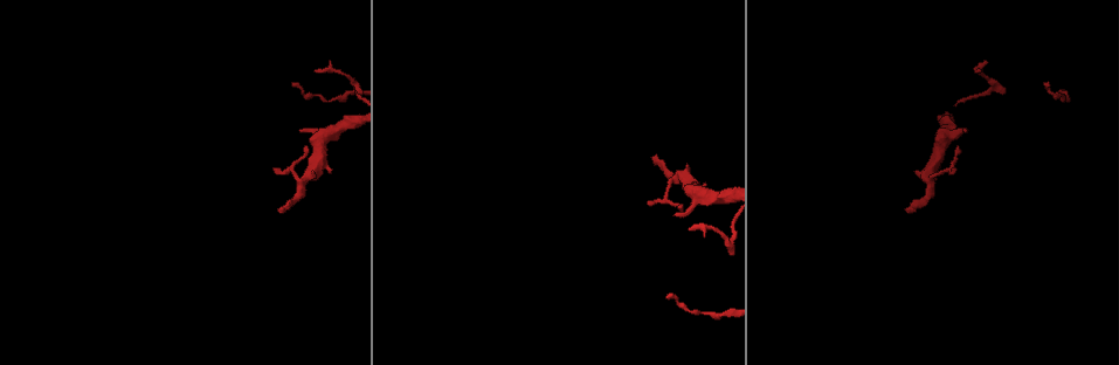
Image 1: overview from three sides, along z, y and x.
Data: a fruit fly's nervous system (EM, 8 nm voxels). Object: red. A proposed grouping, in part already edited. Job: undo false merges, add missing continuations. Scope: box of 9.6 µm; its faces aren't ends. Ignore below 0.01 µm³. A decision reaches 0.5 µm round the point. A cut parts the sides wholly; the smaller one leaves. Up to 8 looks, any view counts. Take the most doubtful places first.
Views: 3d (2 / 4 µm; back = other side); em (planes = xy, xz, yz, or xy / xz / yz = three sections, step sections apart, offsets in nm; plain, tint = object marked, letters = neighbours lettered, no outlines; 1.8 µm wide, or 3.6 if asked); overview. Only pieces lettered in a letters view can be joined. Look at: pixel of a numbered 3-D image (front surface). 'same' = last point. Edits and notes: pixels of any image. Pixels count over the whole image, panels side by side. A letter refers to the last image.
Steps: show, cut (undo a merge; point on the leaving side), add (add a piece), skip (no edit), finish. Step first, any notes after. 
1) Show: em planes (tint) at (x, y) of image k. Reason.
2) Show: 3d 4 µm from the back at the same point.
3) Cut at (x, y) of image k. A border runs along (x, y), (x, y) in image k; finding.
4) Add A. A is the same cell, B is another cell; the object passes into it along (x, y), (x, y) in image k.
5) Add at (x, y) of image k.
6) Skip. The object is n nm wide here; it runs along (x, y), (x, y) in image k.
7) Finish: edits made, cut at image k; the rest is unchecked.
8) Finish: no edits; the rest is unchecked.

Show: 3d 2 µm at (907, 212) of image 1. An open end.

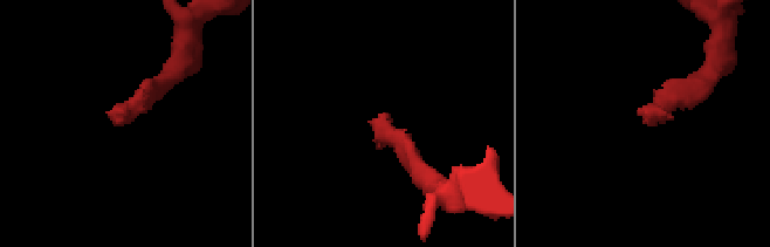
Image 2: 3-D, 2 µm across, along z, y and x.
Show: em xz step 8 (letters) at (382, 119) of image 2. Now the EM.

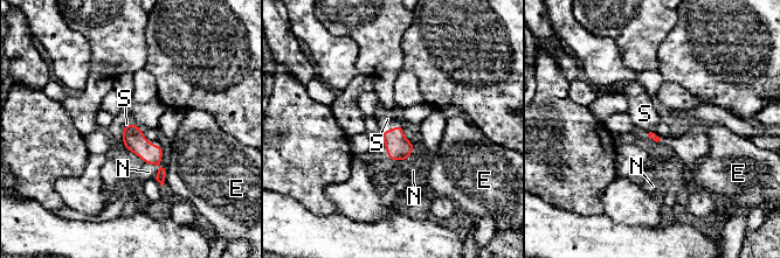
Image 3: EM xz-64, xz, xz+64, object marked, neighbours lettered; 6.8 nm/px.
Add at (387, 119) of image 3. S is the same cell, E and N are other cells; the object passes into it along (398, 147), (392, 130), (387, 119) in image 3; it goes on there.

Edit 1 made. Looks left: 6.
Show: em xz step 8 (letters) at (1050, 85) of image 1. Tapers out.

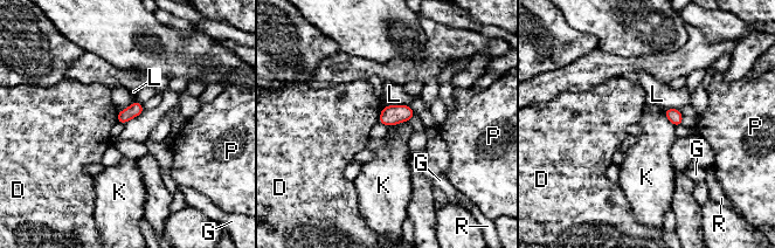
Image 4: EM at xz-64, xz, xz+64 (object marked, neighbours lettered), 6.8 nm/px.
Skip. D, G, K, L, P and R are other cells; a border runs along (664, 109), (664, 115), (676, 126) in image 4; no lettered piece goes on from it.

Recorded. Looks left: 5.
Show: em planes (tint) at (353, 84) of image 1. Abrupt turn.

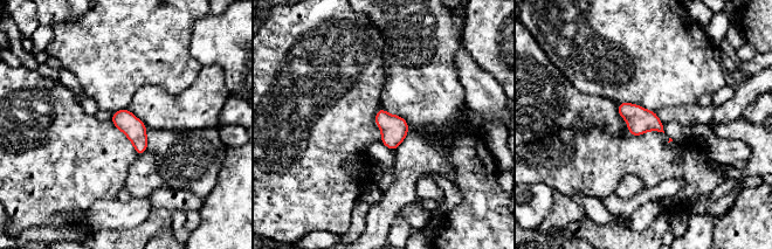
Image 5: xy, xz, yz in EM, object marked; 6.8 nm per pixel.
Show: em planes (letters) at the same point. See the neighbours.

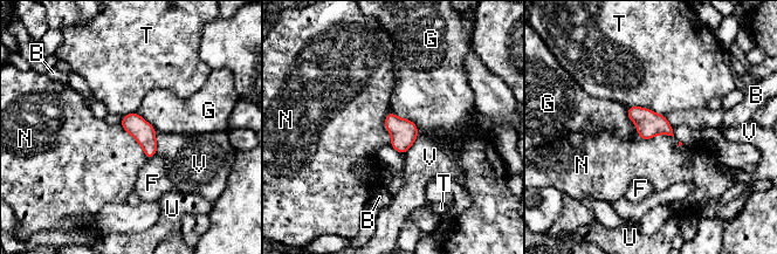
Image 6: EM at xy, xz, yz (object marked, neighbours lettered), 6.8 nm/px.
Skip. B, F, G, N, T, U and V are other cells; a border runs along (119, 124), (137, 142), (148, 158) in image 6; continuous, no second neuron.

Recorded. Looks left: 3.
Show: overview. See it whole again.

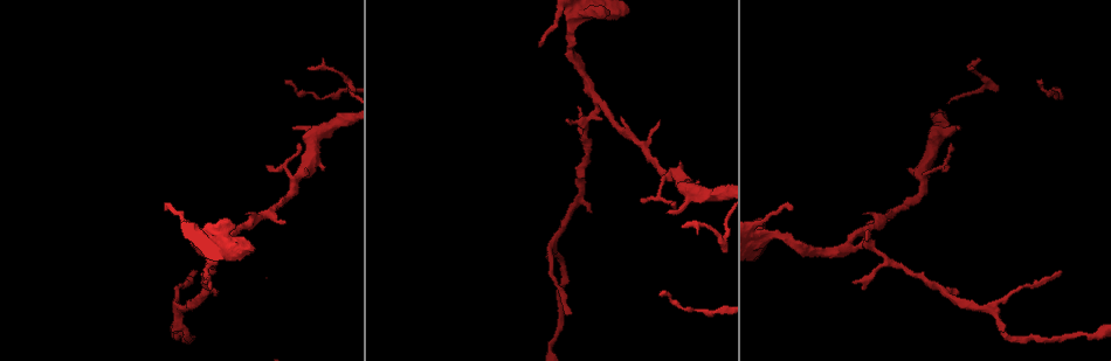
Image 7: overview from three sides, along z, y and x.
Show: 3d 4 µm at (594, 8) of image 7. Thick turns thin.

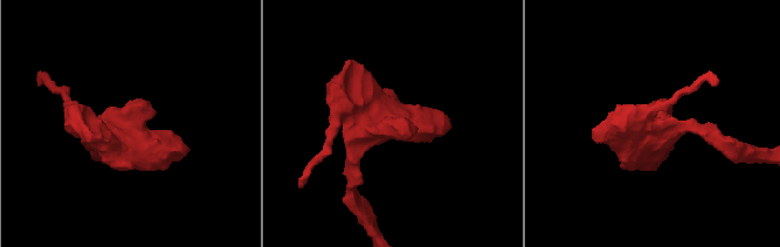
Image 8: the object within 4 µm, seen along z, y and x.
Show: em xy step 4 (letters) at (392, 123) of image 8.

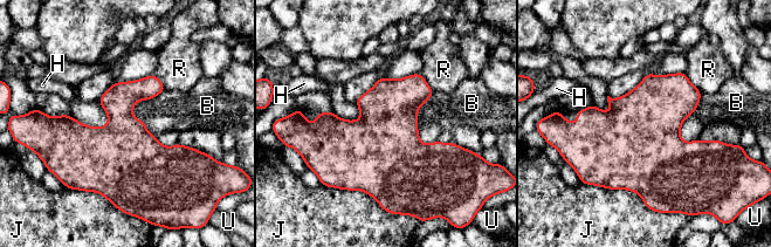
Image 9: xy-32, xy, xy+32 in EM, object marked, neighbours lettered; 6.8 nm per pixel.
Skip. The object is 380 nm wide here; B, H, J, R and U are other cells; a border runs along (166, 90), (132, 109), (156, 138) in image 9; continuous, no second neuron.

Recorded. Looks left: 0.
Finish: edits made, add at image 3; the rest is unchecked.

